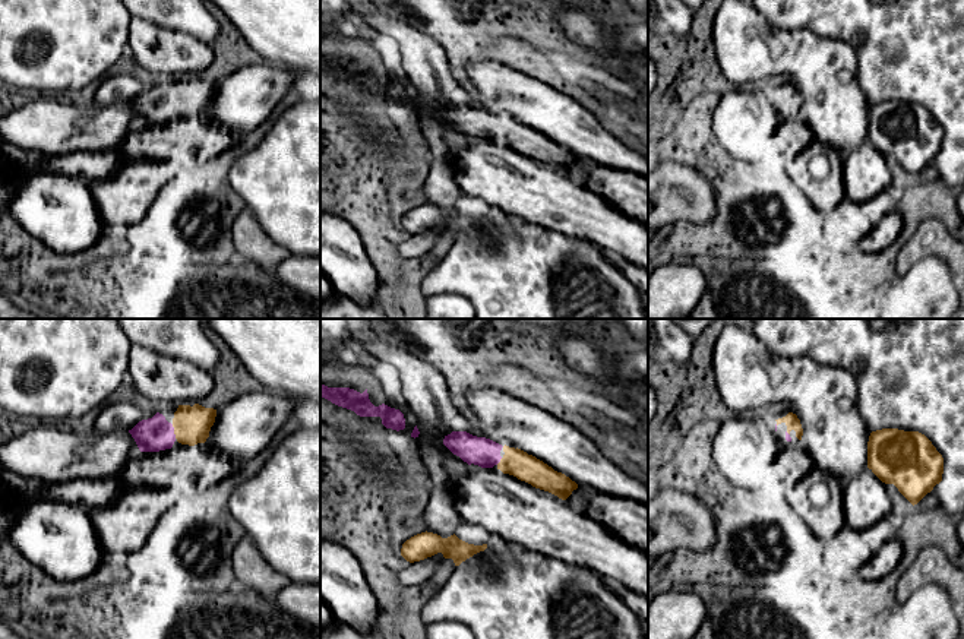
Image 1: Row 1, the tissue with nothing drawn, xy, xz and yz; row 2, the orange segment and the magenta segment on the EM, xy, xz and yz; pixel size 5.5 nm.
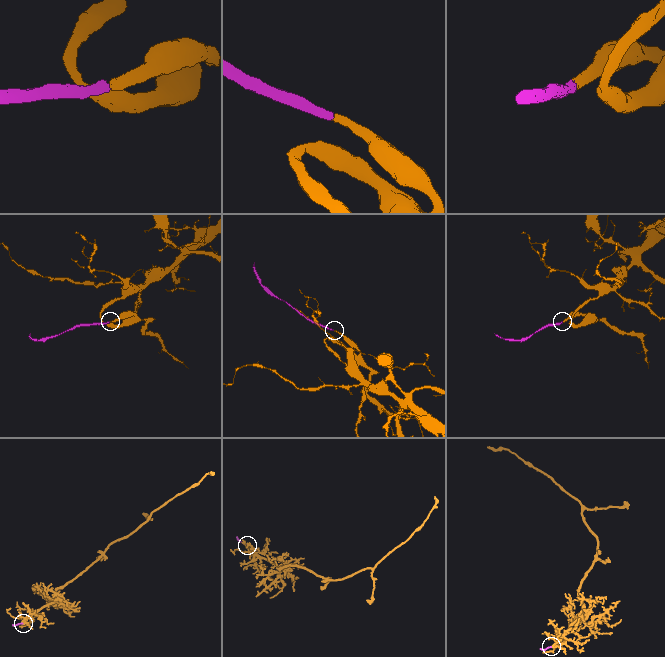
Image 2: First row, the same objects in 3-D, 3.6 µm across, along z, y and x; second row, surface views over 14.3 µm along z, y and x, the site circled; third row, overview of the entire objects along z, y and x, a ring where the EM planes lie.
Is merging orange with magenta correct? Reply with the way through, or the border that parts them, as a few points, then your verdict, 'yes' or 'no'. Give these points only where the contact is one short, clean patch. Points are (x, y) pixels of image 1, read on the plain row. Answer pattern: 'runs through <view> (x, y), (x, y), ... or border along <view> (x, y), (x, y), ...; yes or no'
runs through xy (192, 97), (174, 104), (152, 107); yes

